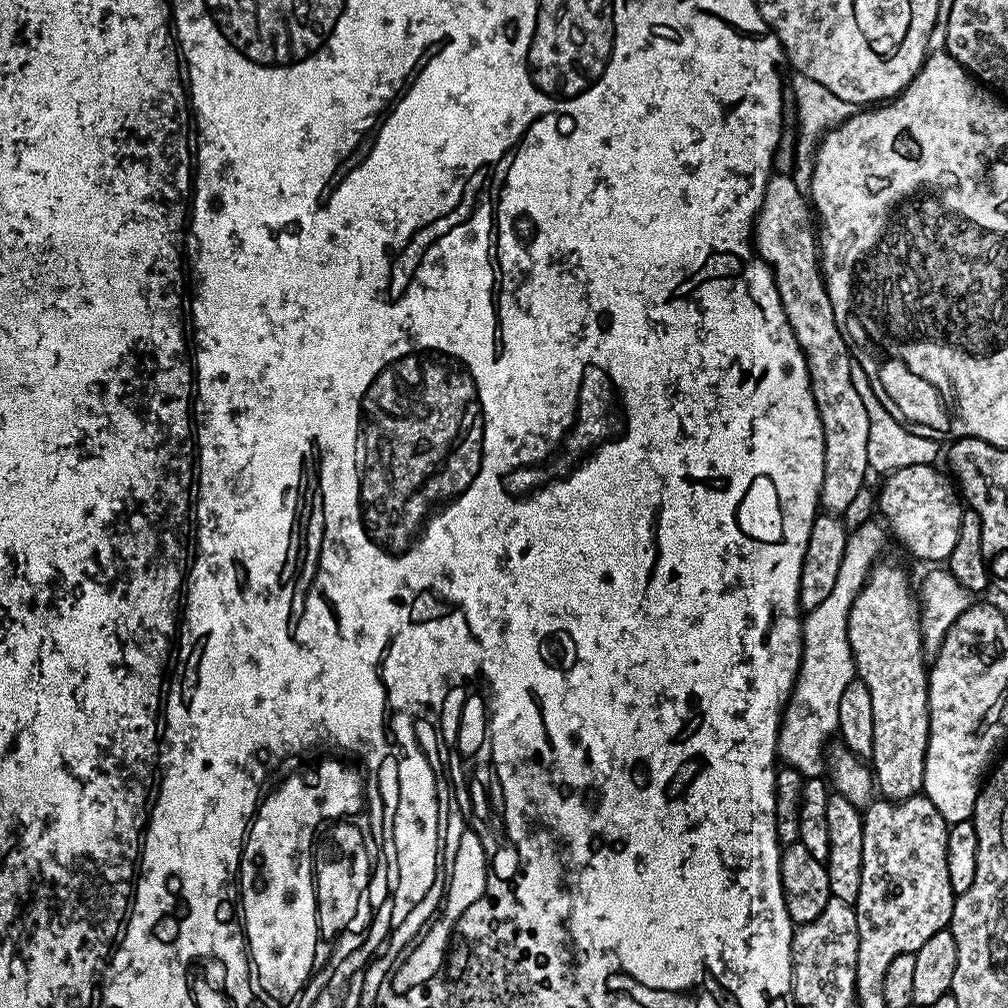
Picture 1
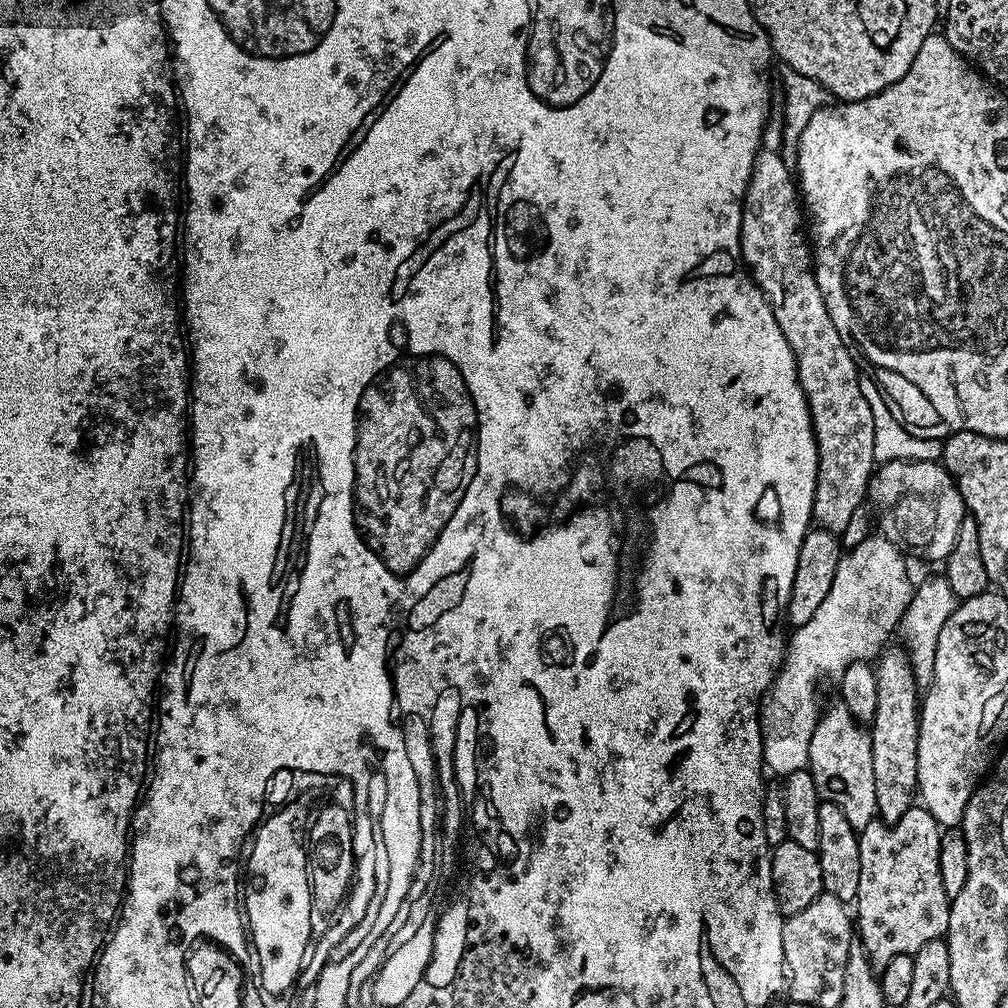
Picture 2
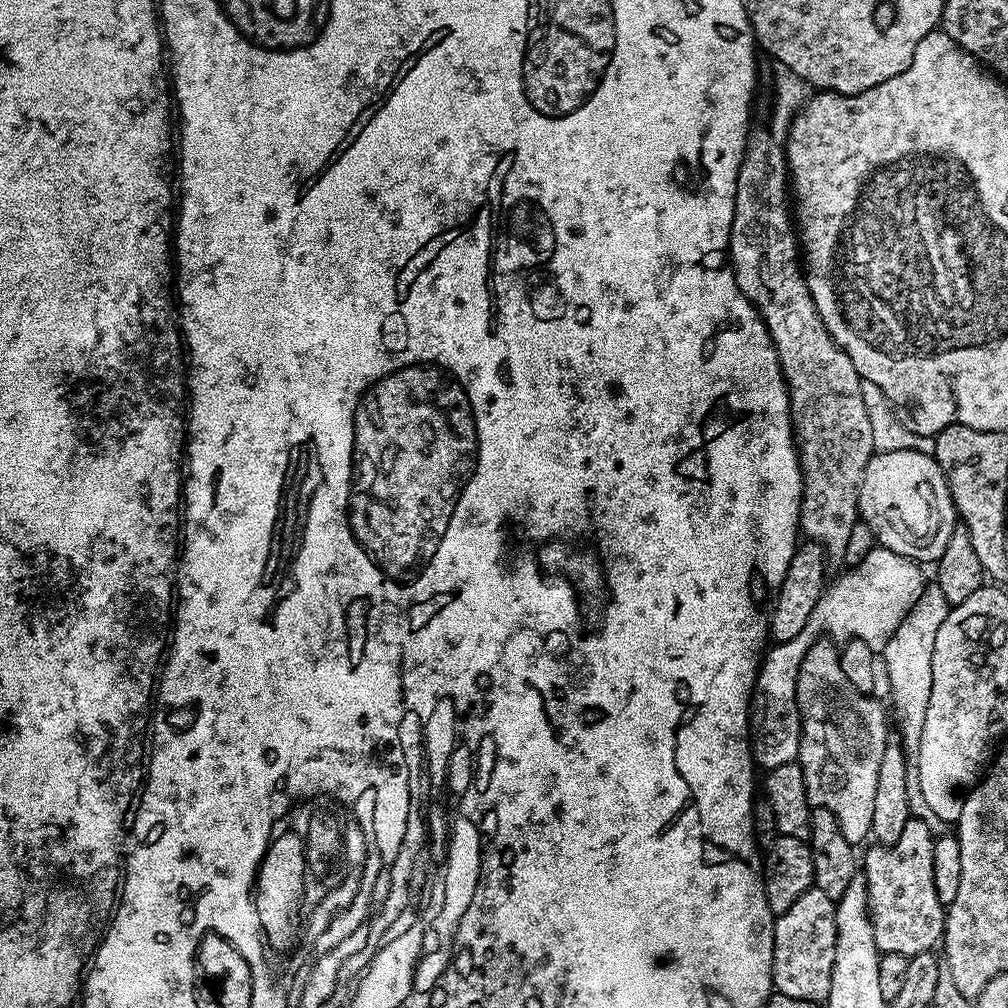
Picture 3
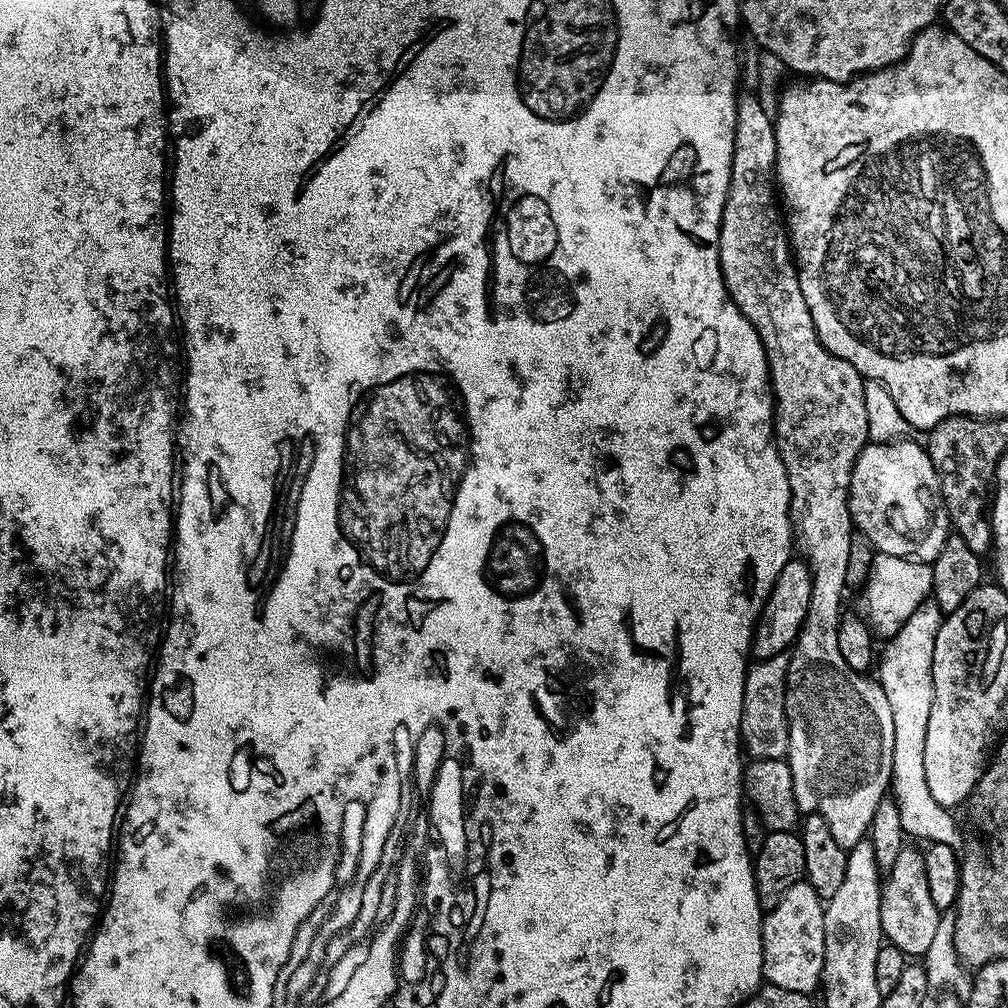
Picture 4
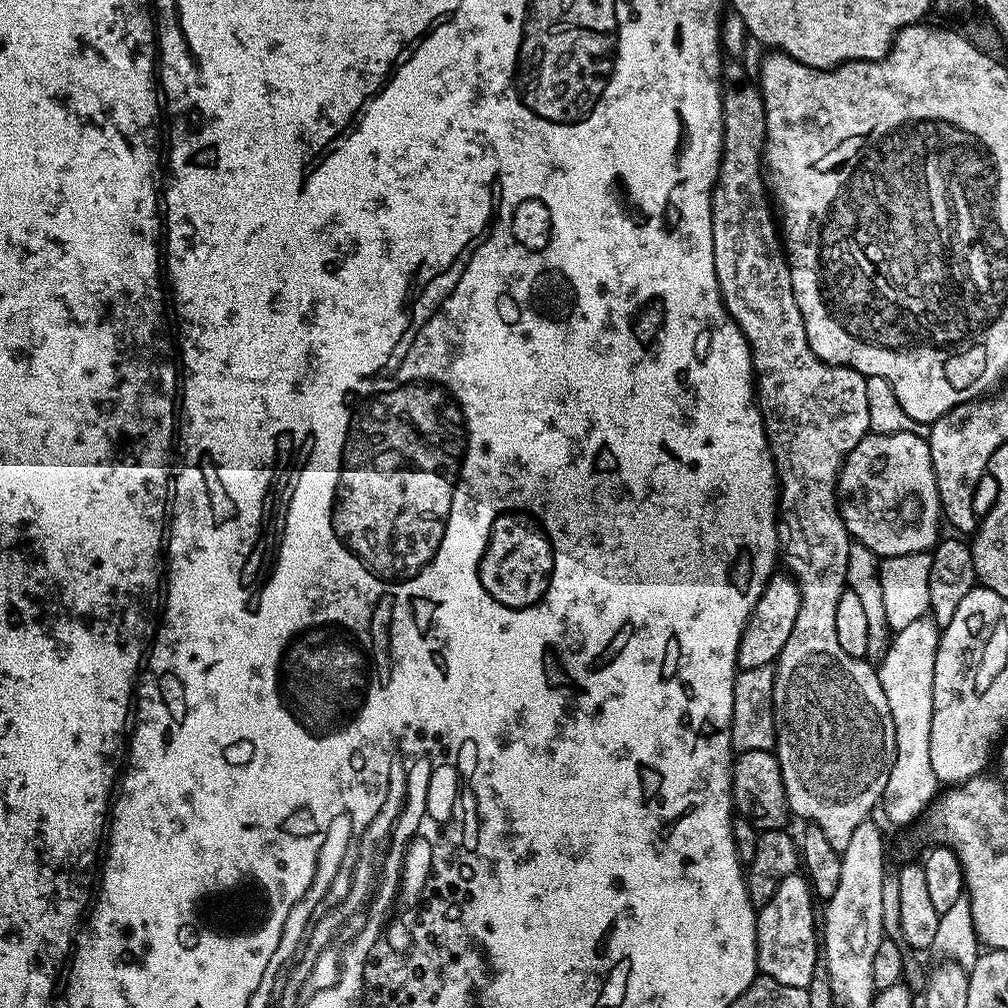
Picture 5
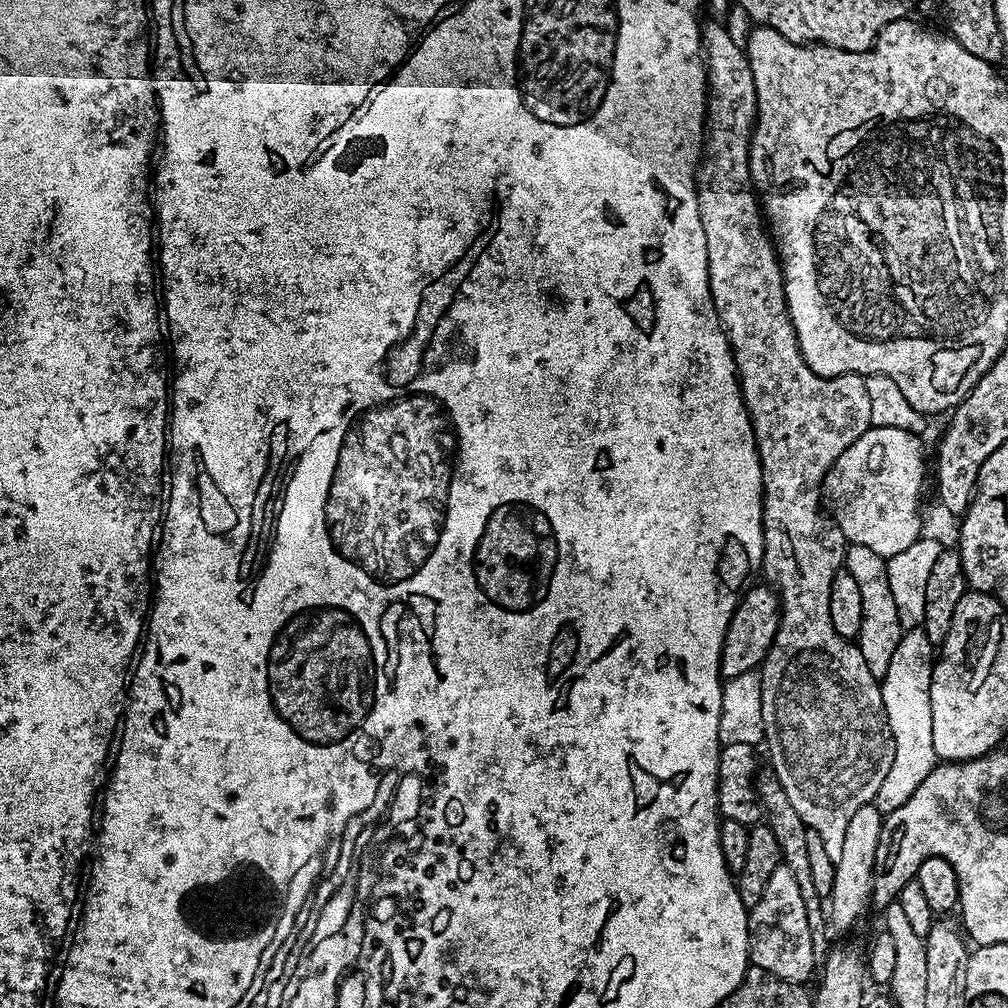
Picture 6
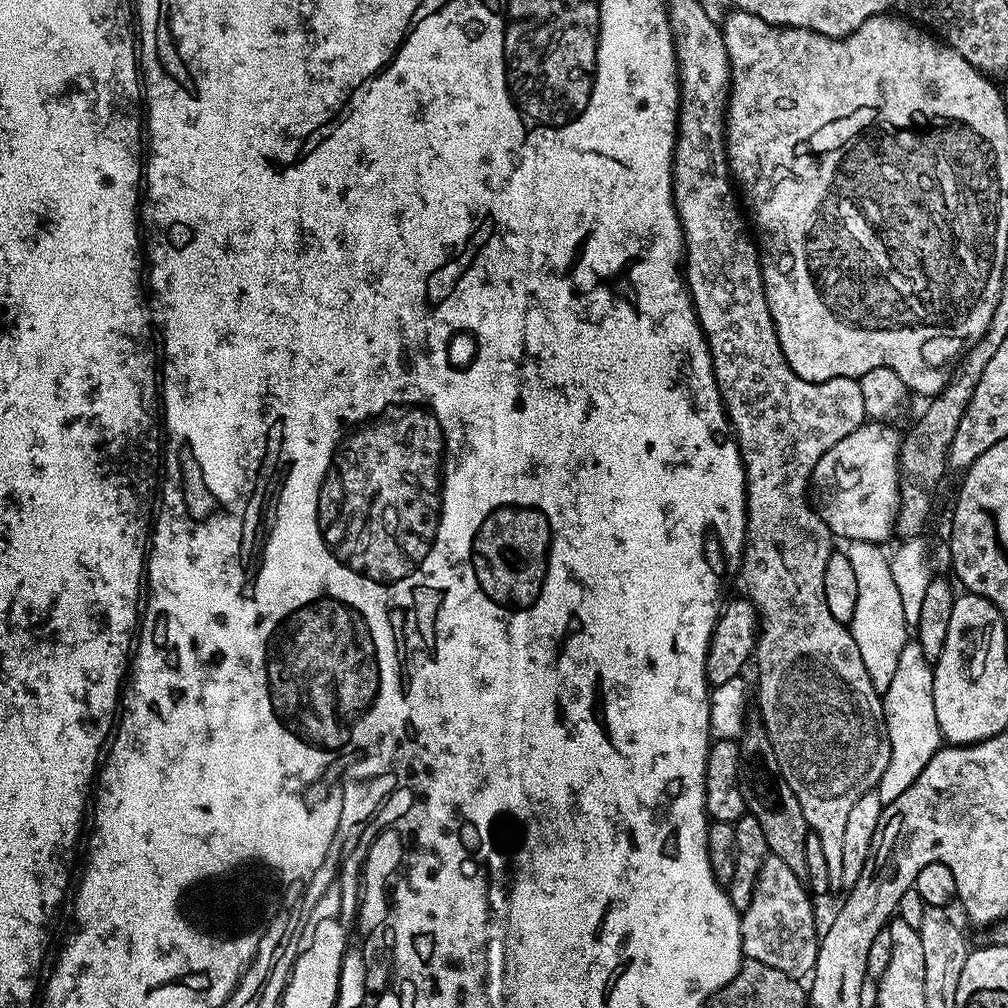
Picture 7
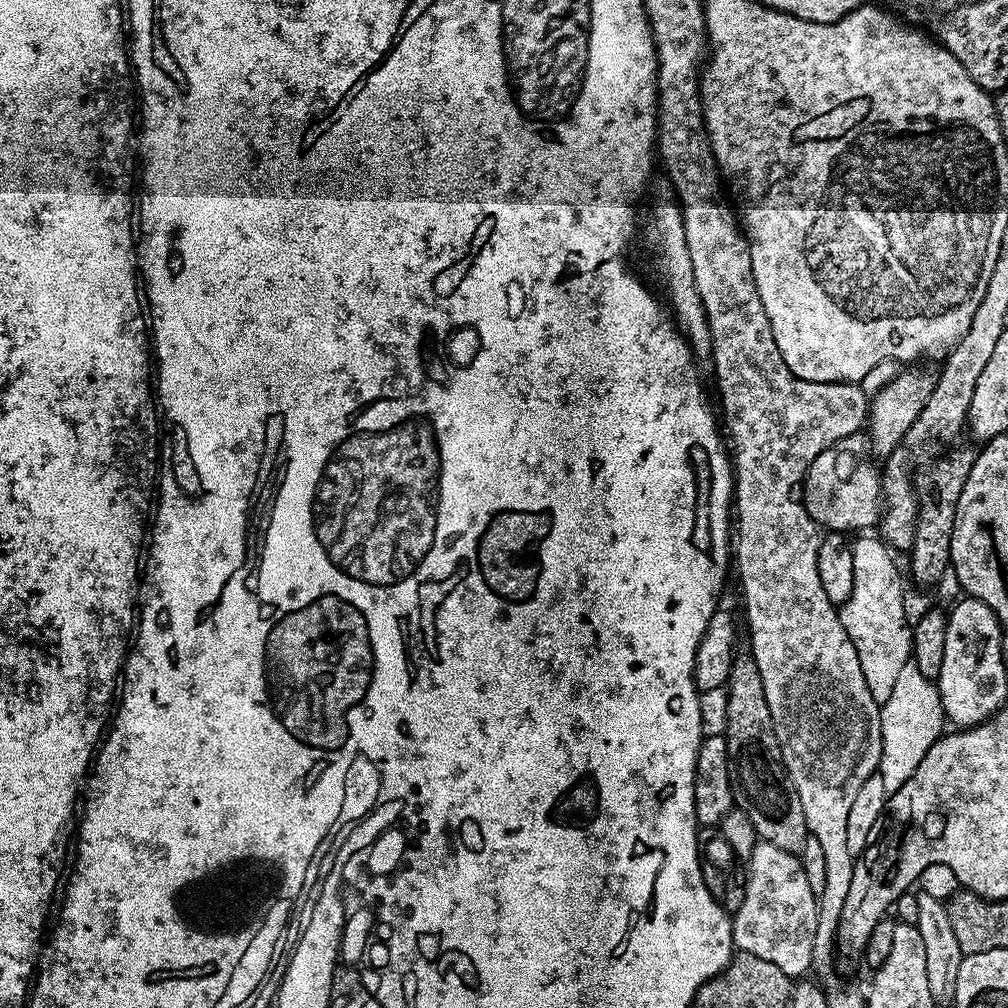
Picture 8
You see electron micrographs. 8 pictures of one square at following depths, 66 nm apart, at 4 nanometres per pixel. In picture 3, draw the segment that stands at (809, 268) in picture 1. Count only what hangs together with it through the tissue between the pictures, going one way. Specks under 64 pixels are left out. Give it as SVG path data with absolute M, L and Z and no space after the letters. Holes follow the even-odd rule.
M764 130L762 132L753 131L748 137L748 146L744 150L742 166L738 170L738 182L736 183L736 193L734 194L734 222L730 230L726 256L727 259L732 259L730 267L732 273L736 276L738 290L742 290L744 297L760 311L760 317L764 320L766 330L770 334L772 344L776 348L776 353L780 359L780 369L784 375L784 380L788 384L788 401L792 404L792 435L796 442L796 450L800 453L800 473L804 479L804 497L800 500L799 531L803 535L805 532L808 535L805 537L809 541L821 544L829 557L837 556L837 558L843 558L846 554L846 542L850 542L850 530L854 530L854 526L858 523L858 494L860 493L862 474L874 454L873 431L870 428L869 415L863 402L861 379L858 370L854 366L854 362L836 345L834 338L826 330L826 326L814 306L814 298L810 294L808 281L805 273L802 271L802 260L798 255L798 236L794 231L794 216L790 211L790 177L785 149L781 145L776 144L769 136L769 133Z

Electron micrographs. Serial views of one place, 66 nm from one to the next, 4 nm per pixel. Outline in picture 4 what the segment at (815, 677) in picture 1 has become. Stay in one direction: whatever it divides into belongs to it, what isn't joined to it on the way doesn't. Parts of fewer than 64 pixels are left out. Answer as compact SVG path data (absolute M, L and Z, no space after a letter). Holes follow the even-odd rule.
M873 555L872 565L868 568L868 578L862 585L864 591L863 619L877 637L887 638L898 634L906 626L906 618L922 606L924 600L932 595L932 566L923 560L907 556ZM787 655L756 660L748 669L742 694L740 739L743 751L751 759L783 760L788 755L788 719L784 705L784 683L787 673Z

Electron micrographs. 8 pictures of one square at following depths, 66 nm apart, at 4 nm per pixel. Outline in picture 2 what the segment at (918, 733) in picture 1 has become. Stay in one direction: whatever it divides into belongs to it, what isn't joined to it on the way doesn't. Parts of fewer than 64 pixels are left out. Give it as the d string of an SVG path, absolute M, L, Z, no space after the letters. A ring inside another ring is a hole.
M899 647L891 648L881 652L874 664L878 682L878 710L870 721L876 810L879 819L886 824L893 824L902 818L902 814L913 807L918 796L918 730L922 703L907 652Z

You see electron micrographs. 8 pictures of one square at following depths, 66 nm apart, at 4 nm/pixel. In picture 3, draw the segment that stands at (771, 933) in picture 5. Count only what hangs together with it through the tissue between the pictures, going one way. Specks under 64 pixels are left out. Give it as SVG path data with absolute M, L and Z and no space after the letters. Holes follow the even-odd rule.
M815 886L806 890L786 914L775 917L772 986L779 995L813 1002L827 1001L834 970L836 945L836 901L826 898Z

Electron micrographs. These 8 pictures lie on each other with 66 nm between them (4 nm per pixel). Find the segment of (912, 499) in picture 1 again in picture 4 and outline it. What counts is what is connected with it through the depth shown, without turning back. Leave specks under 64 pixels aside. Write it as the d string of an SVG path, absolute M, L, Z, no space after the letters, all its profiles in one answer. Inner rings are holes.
M913 440L864 445L850 476L848 509L855 531L866 534L877 553L931 562L950 535L948 511L928 449Z

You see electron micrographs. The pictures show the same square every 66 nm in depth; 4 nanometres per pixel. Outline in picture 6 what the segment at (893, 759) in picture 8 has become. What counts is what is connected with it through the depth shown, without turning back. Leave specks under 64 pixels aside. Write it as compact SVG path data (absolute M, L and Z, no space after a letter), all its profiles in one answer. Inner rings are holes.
M923 627L905 631L898 642L898 650L894 650L894 658L890 660L890 670L882 677L880 689L890 734L894 738L894 762L890 762L890 770L874 801L881 814L902 806L902 802L906 802L910 794L922 786L926 774L930 774L938 763L930 718L933 652L933 645L925 638Z

